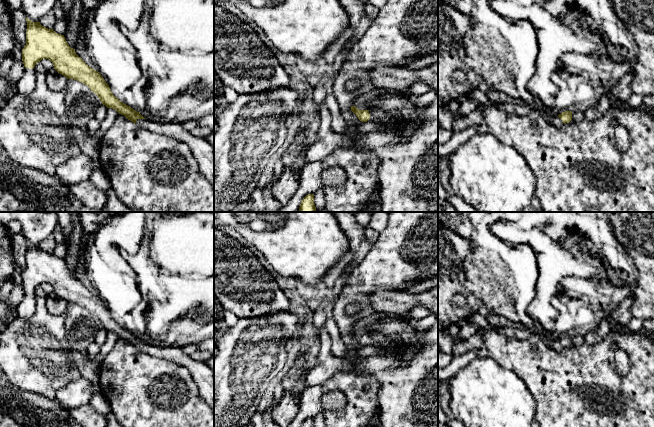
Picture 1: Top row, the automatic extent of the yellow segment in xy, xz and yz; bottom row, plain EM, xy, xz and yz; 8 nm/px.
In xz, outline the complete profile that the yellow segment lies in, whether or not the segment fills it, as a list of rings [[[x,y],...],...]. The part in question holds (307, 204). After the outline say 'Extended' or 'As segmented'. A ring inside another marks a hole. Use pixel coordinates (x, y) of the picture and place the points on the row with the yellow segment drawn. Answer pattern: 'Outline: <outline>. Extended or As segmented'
Outline: [[[308,194],[303,198],[299,207],[299,211],[300,212],[315,212],[316,211],[316,207],[314,204],[314,194]]]. As segmented

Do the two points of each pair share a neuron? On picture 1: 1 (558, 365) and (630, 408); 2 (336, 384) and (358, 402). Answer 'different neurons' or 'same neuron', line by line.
1: same neuron
2: same neuron

